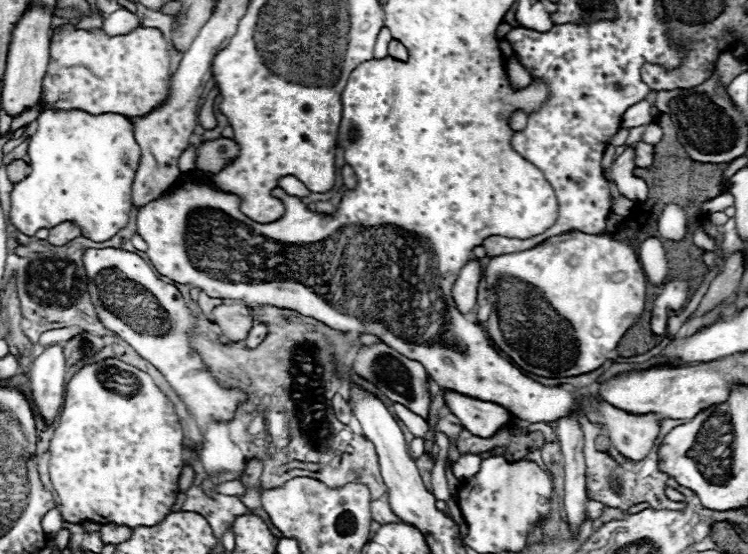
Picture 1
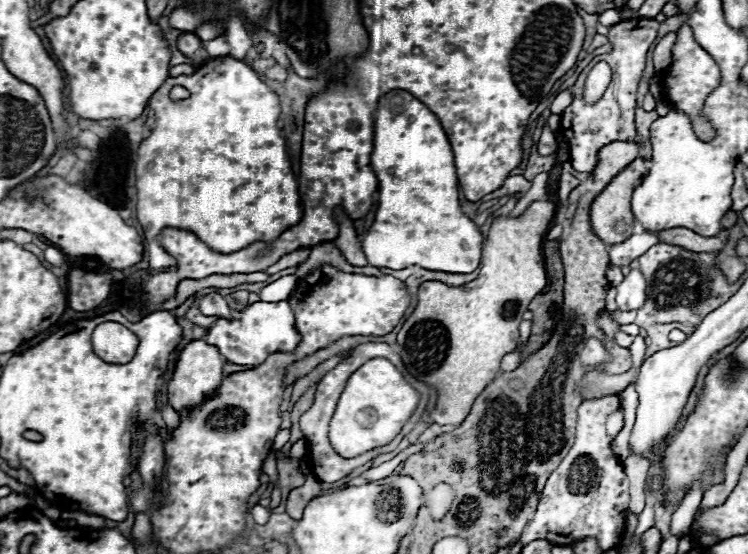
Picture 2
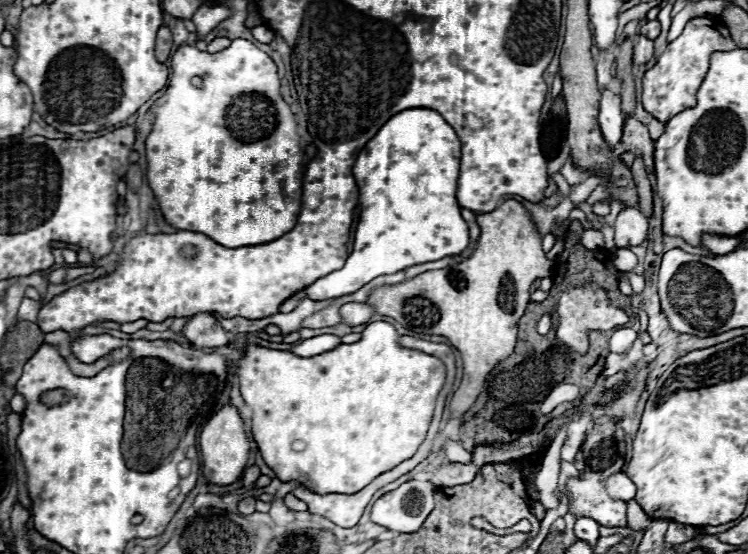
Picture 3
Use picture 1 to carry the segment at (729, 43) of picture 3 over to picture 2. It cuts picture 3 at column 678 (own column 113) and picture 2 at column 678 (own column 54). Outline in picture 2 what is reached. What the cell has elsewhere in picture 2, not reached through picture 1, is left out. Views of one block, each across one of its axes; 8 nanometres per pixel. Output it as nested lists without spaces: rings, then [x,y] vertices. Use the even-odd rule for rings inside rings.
[[[688,24],[680,26],[678,28],[678,38],[676,38],[676,44],[672,46],[672,64],[668,68],[668,72],[660,74],[660,84],[662,84],[662,90],[664,90],[664,96],[668,98],[668,102],[690,116],[692,120],[692,126],[694,126],[694,132],[700,140],[712,140],[714,138],[714,128],[710,124],[710,120],[702,114],[702,108],[704,108],[704,100],[706,96],[720,84],[720,68],[718,64],[712,60],[712,56],[700,48],[700,44],[696,44],[694,36],[692,36],[692,28]]]

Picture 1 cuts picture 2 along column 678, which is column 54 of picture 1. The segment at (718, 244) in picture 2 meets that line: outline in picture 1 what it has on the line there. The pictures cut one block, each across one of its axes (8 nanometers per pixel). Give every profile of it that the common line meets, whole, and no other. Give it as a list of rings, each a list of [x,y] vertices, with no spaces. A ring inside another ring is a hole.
[[[64,222],[60,226],[54,226],[50,228],[50,234],[48,234],[48,242],[54,244],[54,246],[62,246],[62,244],[68,244],[70,240],[78,238],[80,236],[80,228],[76,224],[70,224],[70,222]]]

